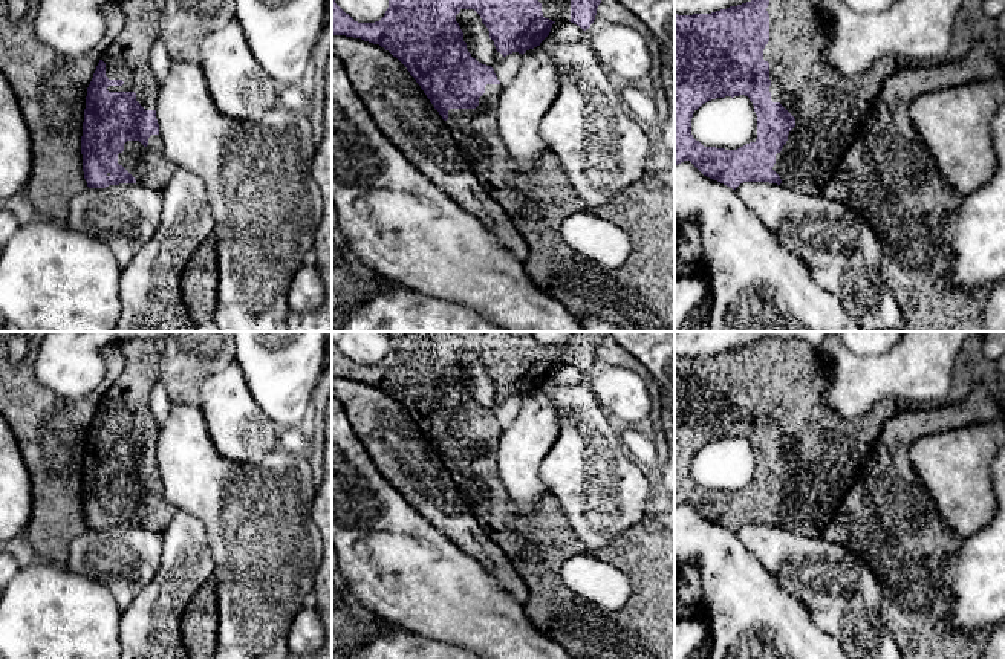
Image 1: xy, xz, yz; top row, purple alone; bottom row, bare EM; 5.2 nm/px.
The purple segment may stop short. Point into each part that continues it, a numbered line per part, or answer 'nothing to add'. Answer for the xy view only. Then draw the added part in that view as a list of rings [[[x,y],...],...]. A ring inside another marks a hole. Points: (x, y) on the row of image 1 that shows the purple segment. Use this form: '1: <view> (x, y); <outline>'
1: xy (127, 57); [[[156,0],[119,2],[125,23],[119,35],[106,47],[101,60],[109,80],[122,80],[122,86],[109,86],[109,92],[135,92],[145,110],[156,110],[159,80],[150,66],[150,52],[159,38],[161,6]]]

